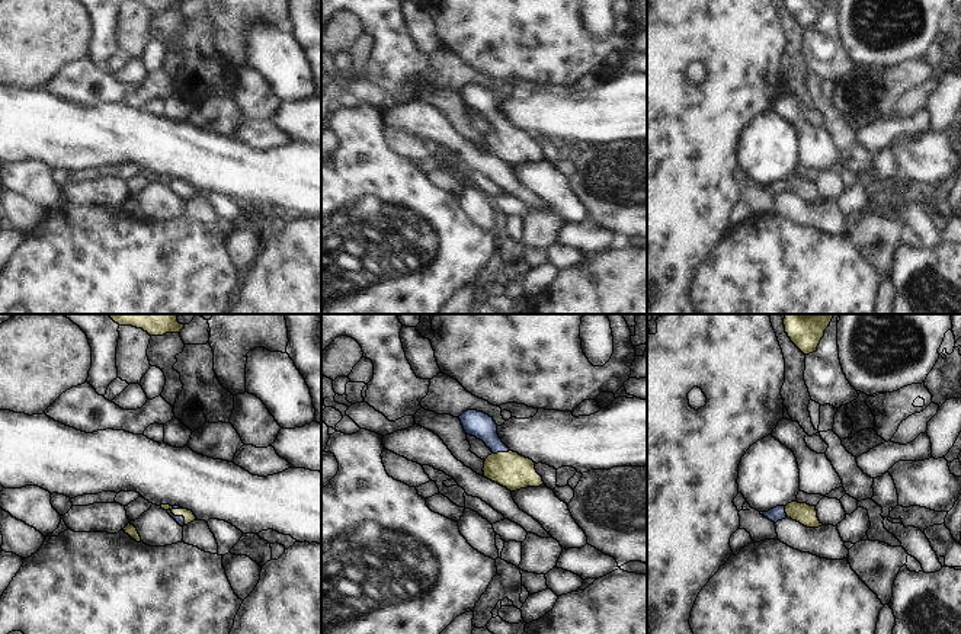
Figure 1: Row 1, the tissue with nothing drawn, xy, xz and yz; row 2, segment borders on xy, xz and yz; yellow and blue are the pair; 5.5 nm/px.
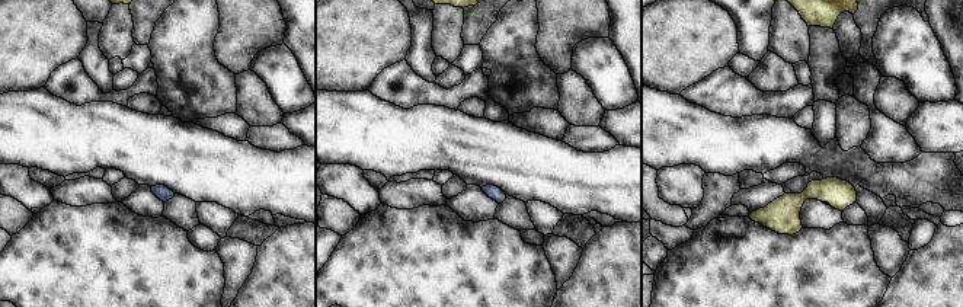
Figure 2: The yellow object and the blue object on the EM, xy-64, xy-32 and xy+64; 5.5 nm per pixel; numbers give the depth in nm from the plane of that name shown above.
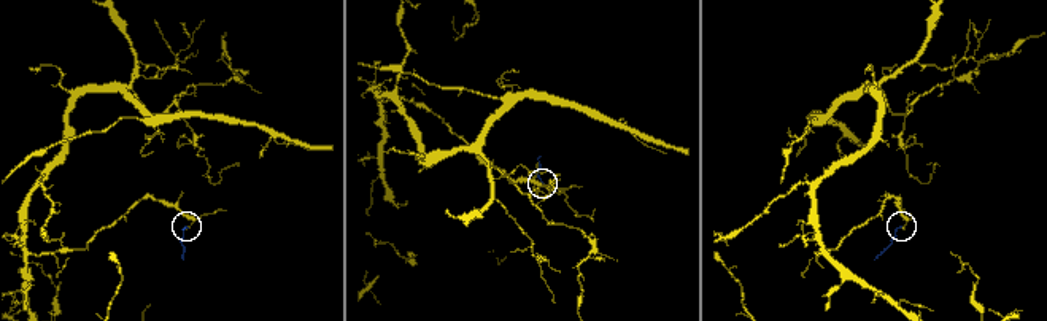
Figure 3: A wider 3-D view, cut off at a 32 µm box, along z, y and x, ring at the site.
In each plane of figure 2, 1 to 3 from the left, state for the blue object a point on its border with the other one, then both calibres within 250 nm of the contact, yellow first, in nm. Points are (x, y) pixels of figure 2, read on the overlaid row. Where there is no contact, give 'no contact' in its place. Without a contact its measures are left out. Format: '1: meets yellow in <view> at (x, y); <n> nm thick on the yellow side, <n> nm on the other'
1: no contact
2: no contact
3: meets yellow in xy+64 at (828, 202); 180 nm thick on the yellow side, 20 nm on the other

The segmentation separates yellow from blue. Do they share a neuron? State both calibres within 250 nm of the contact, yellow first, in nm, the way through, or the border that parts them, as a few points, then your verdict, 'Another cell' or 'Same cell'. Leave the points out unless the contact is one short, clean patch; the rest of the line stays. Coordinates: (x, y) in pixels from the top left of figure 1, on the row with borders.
Thickness 200 nm (yellow) against 140 nm. Path across: xz (511, 470), (502, 461), (500, 452), (476, 423). Same cell

